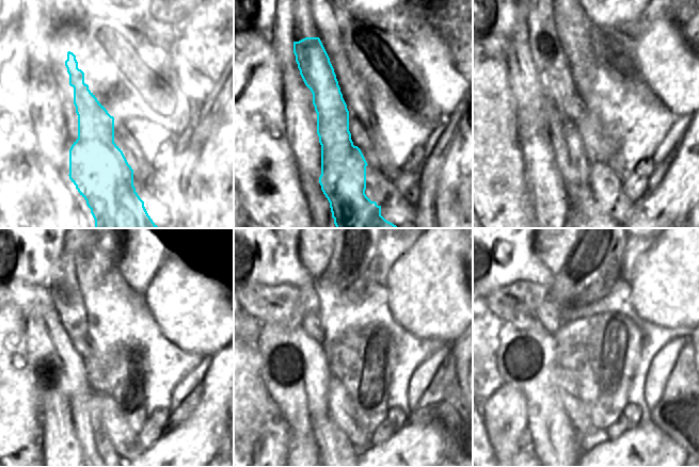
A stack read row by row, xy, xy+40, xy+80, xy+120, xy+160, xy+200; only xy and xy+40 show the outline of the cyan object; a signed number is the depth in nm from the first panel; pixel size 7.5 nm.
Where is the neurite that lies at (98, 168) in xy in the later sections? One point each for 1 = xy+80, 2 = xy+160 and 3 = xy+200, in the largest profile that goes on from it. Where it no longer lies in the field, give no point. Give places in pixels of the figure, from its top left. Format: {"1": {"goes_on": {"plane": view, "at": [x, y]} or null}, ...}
{"1": {"goes_on": {"plane": "xy+80", "at": [549, 57]}}, "2": {"goes_on": {"plane": "xy+160", "at": [311, 322]}}, "3": {"goes_on": {"plane": "xy+200", "at": [547, 312]}}}

